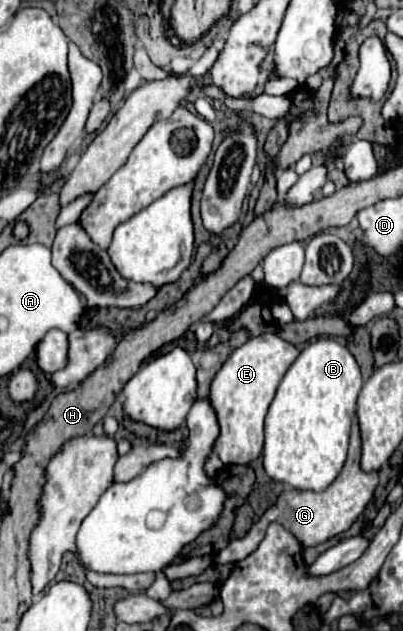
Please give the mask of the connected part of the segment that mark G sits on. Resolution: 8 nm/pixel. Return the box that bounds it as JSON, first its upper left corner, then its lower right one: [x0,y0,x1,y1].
[216,423,378,565]

